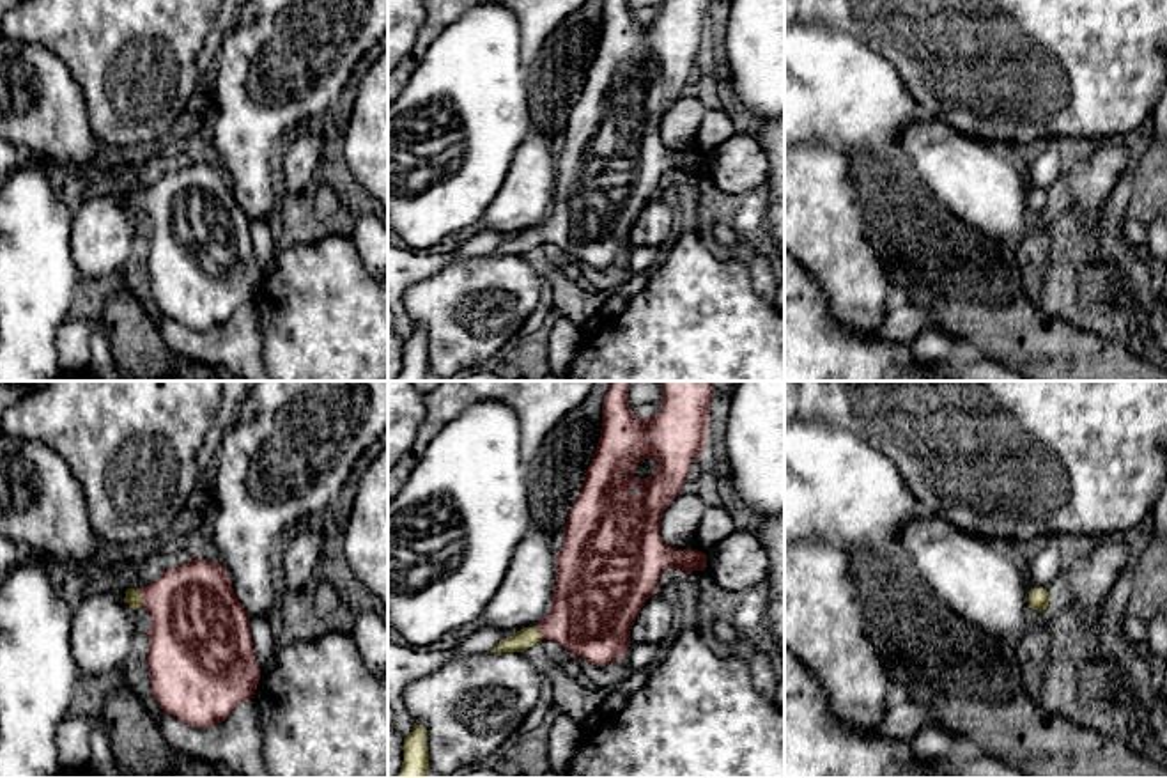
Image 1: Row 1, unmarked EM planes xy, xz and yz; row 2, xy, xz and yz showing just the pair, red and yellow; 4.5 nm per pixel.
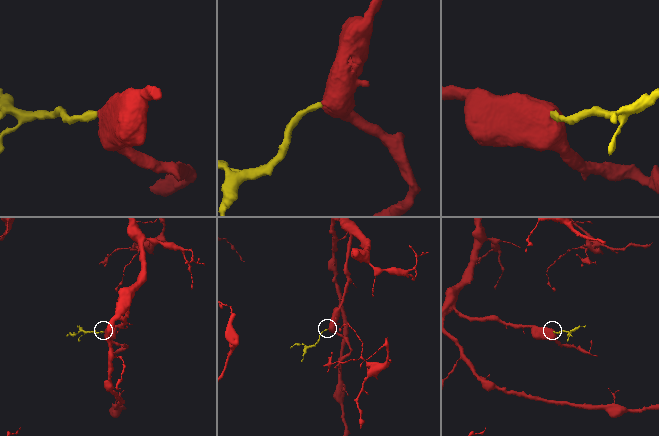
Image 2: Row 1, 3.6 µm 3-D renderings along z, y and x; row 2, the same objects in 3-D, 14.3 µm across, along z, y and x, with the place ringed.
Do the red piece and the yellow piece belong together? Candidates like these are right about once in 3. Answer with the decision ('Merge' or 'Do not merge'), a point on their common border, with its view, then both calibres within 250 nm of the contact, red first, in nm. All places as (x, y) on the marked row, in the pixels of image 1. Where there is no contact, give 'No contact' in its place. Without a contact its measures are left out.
Merge. Touches red at xy (142, 598). Thickness 400 nm (red) against 80 nm

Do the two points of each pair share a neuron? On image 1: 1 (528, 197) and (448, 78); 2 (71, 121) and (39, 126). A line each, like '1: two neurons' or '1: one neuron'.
1: two neurons
2: one neuron

